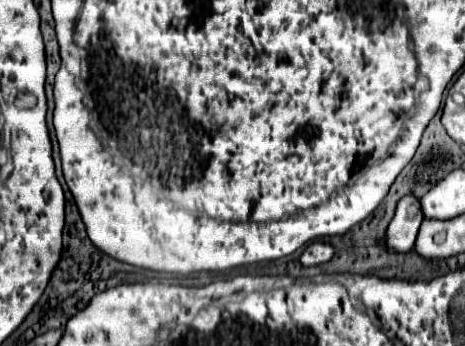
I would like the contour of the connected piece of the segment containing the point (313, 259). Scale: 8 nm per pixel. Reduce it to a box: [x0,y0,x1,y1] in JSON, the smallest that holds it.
[301,243,333,267]

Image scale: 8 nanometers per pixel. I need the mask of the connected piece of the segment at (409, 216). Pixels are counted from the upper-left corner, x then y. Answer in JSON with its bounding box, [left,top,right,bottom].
[387,195,423,253]

